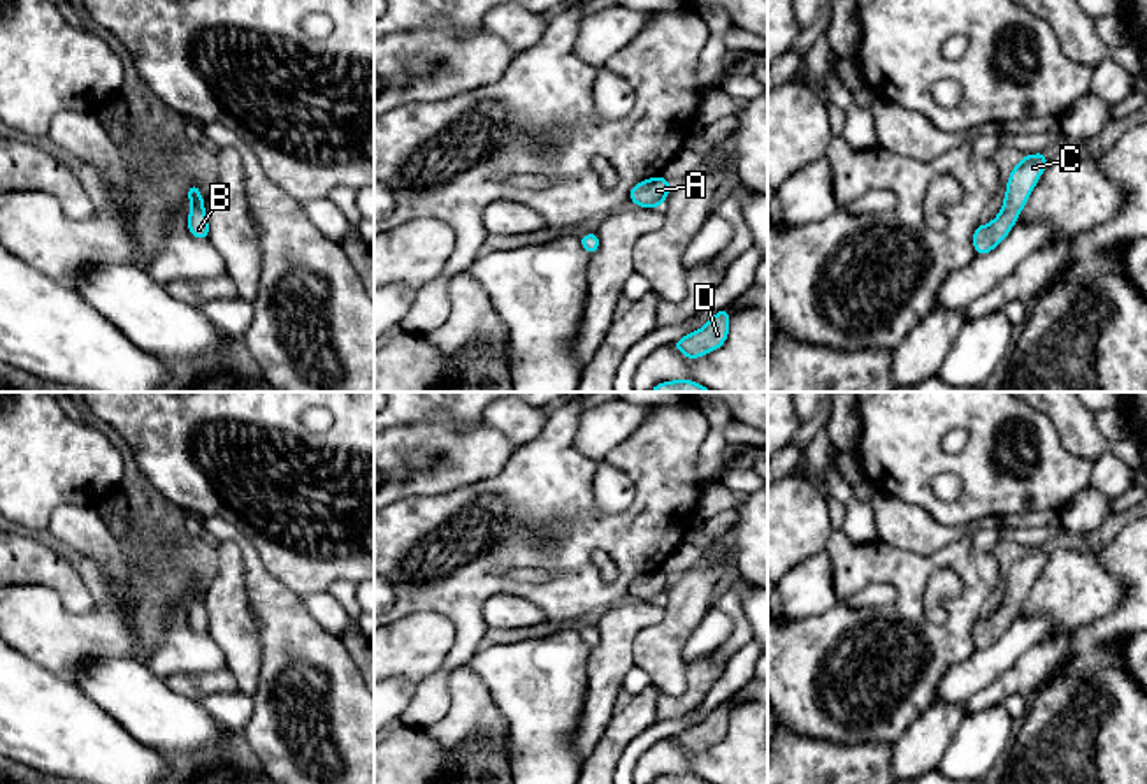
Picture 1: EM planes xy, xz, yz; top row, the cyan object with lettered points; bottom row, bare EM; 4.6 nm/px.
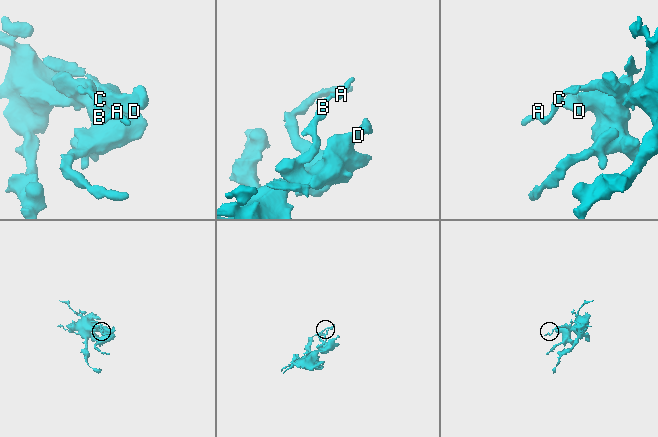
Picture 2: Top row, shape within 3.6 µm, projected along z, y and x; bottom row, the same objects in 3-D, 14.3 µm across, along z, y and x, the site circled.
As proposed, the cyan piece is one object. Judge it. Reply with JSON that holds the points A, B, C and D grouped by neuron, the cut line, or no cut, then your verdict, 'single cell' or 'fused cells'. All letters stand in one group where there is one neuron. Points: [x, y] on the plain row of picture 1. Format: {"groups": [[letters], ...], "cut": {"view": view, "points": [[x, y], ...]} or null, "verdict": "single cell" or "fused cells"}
{"groups": [["A", "B", "C", "D"]], "cut": null, "verdict": "single cell"}

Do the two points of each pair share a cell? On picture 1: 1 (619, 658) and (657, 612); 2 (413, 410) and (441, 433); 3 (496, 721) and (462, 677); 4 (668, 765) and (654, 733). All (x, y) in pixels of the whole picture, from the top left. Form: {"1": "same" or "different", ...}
{"1": "same", "2": "different", "3": "same", "4": "different"}

